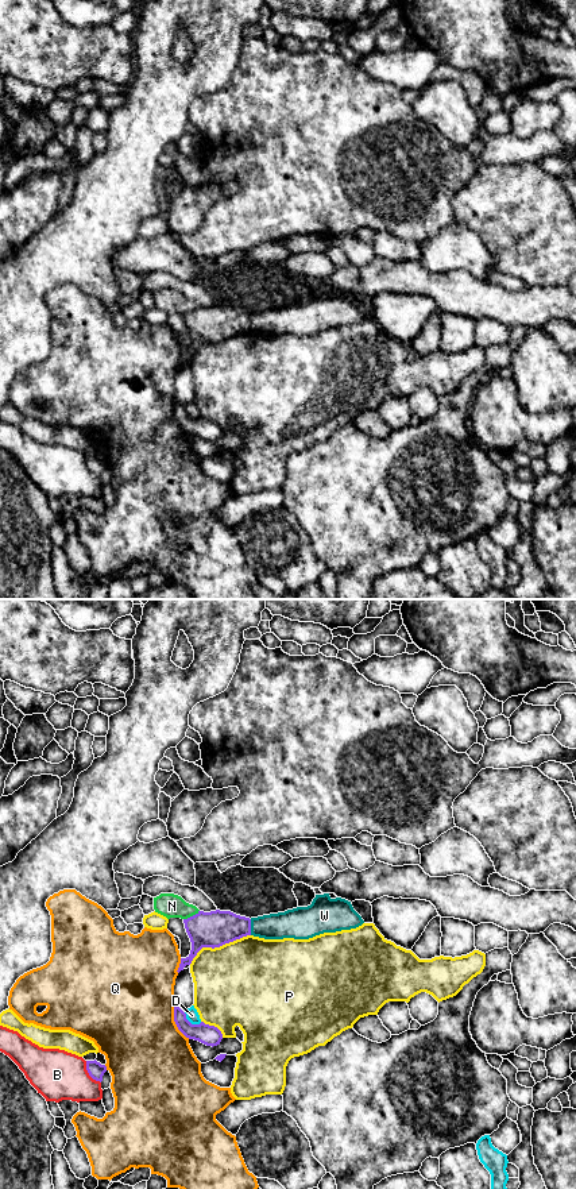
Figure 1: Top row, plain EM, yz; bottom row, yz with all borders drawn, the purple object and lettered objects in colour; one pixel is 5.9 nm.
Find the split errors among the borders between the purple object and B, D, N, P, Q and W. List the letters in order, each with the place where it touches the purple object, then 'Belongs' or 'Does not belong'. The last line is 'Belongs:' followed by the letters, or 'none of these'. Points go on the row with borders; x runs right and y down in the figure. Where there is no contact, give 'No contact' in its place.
B: Touches purple at yz (88, 1072). Does not belong
D: Touches purple at yz (190, 1023). Does not belong
N: Touches purple at yz (190, 917). Does not belong
P: Touches purple at yz (217, 946). Does not belong
Q: Touches purple at yz (174, 1020). Does not belong
W: Touches purple at yz (250, 927). Does not belong
Belongs: none of these

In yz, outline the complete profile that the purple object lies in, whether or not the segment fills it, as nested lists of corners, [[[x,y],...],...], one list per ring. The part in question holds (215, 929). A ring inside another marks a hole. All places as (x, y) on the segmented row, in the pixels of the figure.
[[[198,911],[196,915],[183,919],[183,923],[192,942],[192,950],[186,958],[181,958],[178,973],[192,964],[202,947],[214,949],[251,935],[251,919],[231,911]]]

